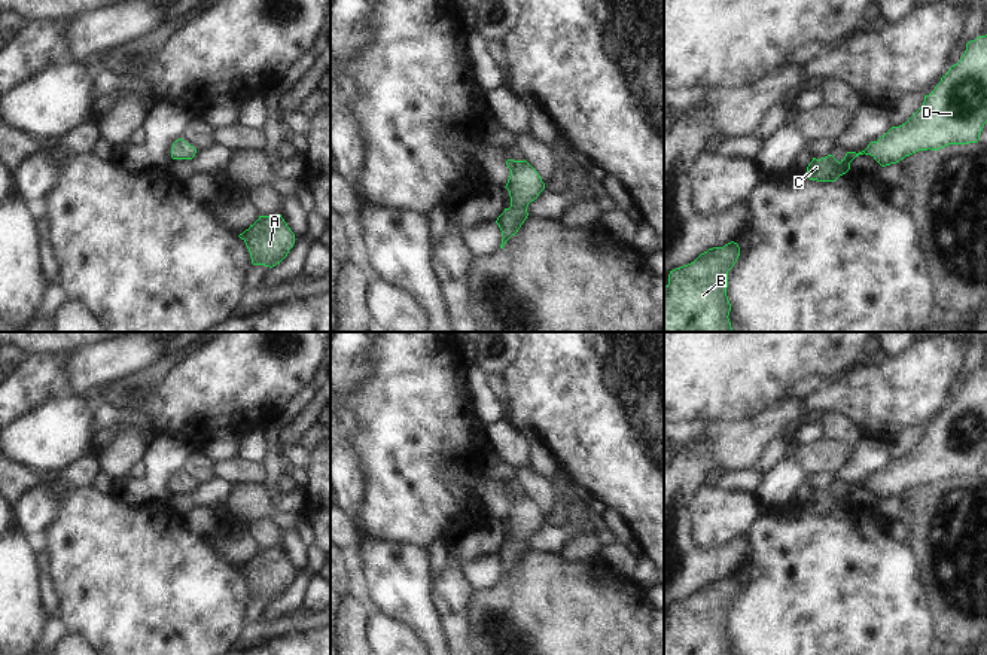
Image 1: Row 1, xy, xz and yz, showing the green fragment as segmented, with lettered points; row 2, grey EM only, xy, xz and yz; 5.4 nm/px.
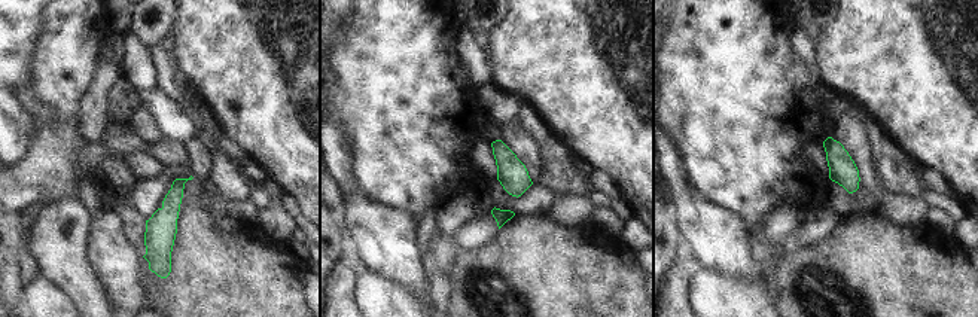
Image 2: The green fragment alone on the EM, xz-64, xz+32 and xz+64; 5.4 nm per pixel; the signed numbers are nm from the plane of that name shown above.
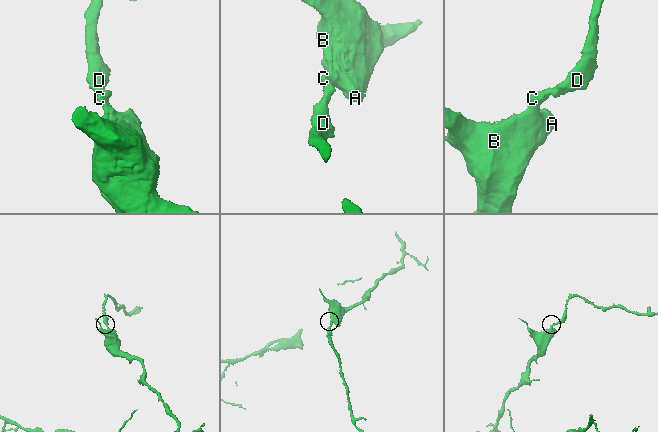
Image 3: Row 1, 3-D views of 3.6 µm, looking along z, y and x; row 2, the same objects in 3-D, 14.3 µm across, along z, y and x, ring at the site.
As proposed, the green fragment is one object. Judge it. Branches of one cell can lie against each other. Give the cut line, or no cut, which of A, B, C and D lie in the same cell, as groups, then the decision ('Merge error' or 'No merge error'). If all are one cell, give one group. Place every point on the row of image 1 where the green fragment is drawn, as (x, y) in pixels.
No split. Groups: A B C D. No merge error

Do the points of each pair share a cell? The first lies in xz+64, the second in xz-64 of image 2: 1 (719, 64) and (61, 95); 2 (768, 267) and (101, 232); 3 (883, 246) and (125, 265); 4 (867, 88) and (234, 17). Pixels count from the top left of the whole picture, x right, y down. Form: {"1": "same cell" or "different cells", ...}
{"1": "same cell", "2": "same cell", "3": "different cells", "4": "same cell"}

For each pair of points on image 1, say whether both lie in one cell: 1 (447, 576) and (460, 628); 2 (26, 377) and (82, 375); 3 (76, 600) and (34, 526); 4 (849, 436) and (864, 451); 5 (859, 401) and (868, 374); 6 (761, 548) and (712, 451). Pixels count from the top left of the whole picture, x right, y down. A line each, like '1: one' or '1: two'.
1: one
2: two
3: two
4: two
5: one
6: two

